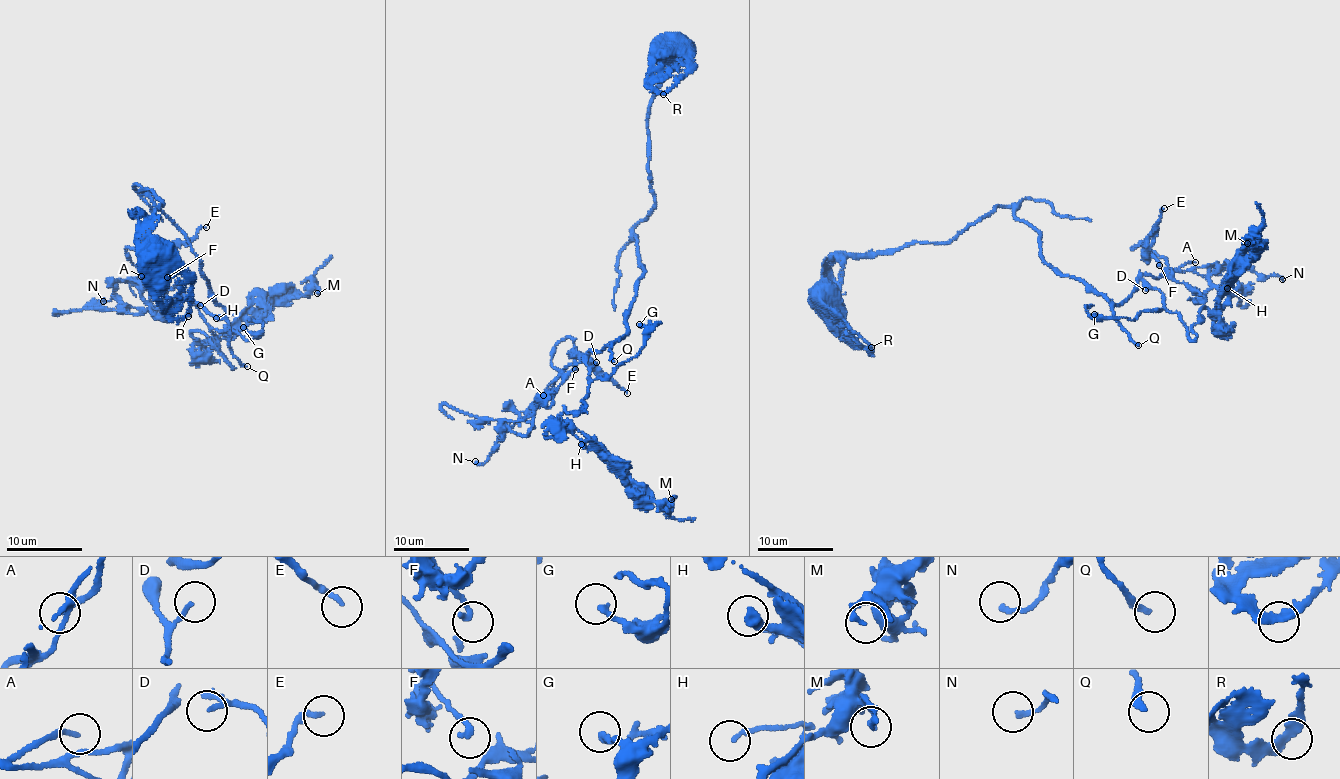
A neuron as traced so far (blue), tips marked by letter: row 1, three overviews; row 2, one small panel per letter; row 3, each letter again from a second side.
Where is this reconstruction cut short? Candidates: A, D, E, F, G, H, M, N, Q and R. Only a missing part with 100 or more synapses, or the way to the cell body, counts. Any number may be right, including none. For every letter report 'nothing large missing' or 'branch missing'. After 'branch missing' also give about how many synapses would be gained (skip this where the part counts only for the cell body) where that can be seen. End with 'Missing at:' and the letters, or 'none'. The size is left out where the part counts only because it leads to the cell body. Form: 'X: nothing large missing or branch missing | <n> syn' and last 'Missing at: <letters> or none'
A: branch missing | 200 syn
D: nothing large missing
E: nothing large missing
F: nothing large missing
G: nothing large missing
H: nothing large missing
M: nothing large missing
N: nothing large missing
Q: branch missing | 200 syn
R: nothing large missing
Missing at: A, Q

